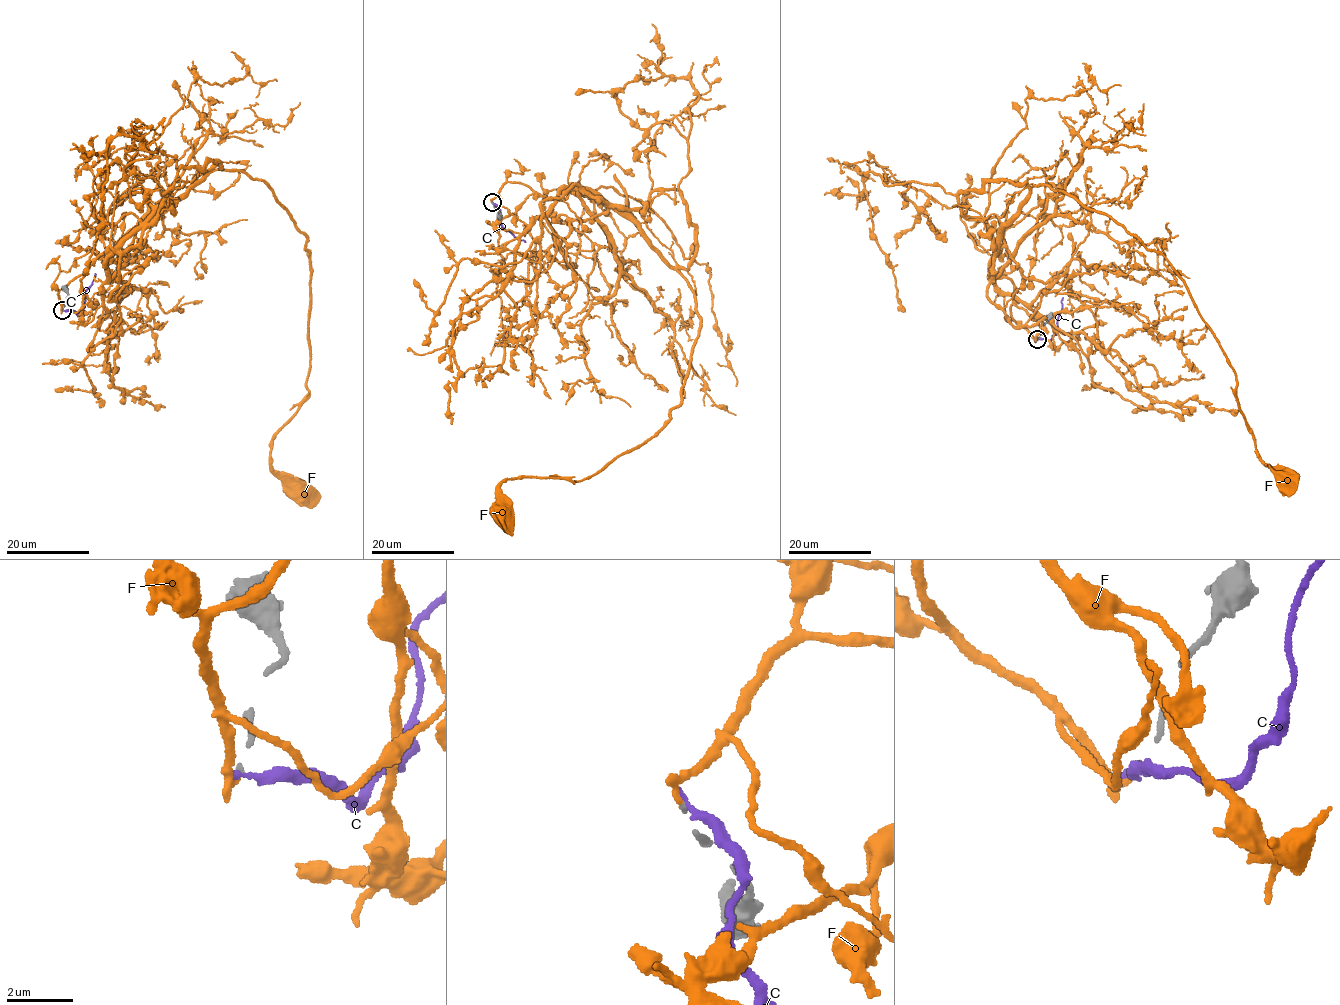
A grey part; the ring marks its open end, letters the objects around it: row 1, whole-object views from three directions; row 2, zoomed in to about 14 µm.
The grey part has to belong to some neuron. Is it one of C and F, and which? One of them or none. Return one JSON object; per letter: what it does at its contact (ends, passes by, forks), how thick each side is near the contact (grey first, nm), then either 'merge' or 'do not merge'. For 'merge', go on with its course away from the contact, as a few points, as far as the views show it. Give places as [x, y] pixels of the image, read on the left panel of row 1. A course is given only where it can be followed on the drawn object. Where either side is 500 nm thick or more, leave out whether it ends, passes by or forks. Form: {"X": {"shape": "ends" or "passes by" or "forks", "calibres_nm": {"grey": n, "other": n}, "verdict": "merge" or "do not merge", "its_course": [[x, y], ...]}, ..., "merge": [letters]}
{"C": {"shape": "ends", "calibres_nm": {"grey": 120, "other": 220}, "verdict": "do not merge"}, "F": {"shape": "ends", "calibres_nm": {"grey": 120, "other": 170}, "verdict": "merge", "its_course": [[62, 310], [60, 289], [213, 171], [265, 182], [309, 250], [307, 399], [274, 436], [270, 459], [300, 493]]}, "merge": ["F"]}

